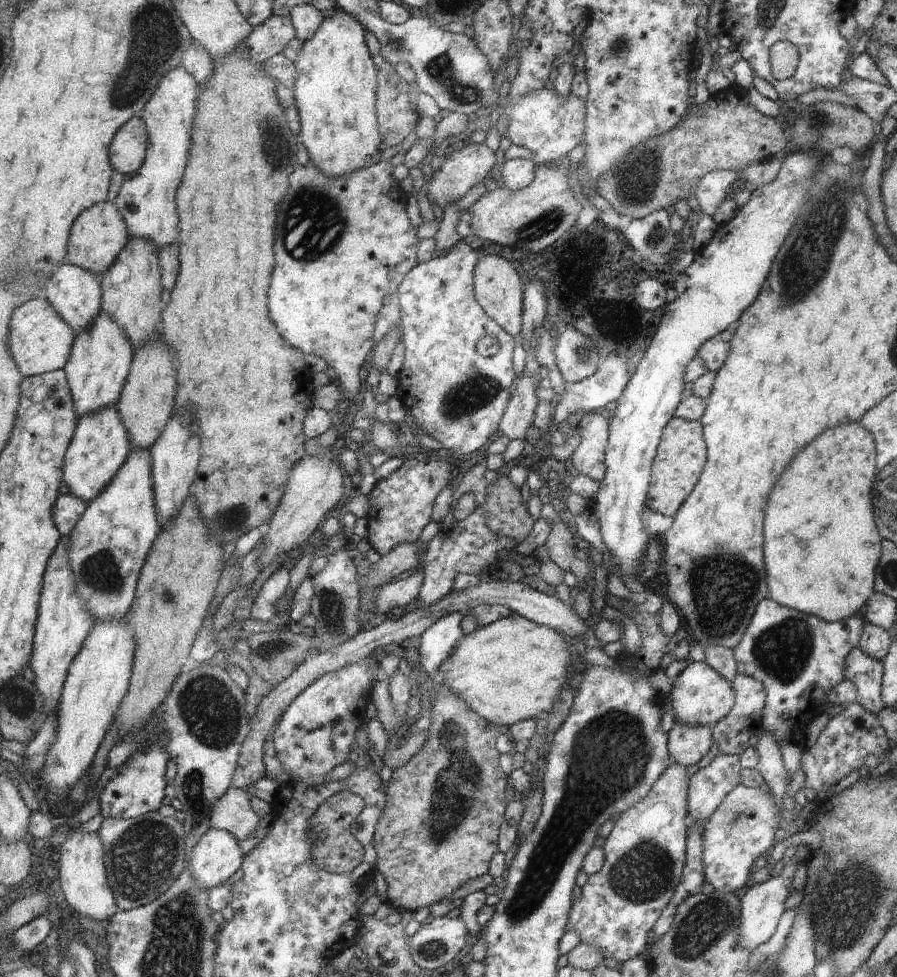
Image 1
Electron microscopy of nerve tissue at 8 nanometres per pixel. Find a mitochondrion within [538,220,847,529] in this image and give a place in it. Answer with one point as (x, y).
(656, 235)

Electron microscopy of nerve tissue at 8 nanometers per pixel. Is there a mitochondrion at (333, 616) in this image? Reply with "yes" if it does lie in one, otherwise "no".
yes

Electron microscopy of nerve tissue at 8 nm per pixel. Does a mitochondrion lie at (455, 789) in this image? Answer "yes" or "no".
yes

